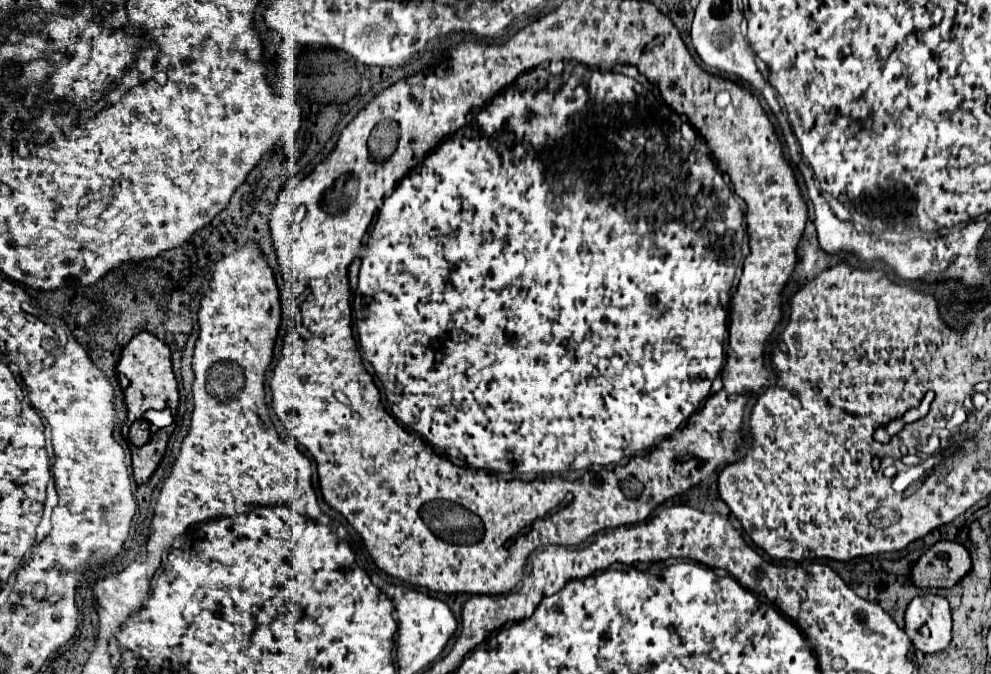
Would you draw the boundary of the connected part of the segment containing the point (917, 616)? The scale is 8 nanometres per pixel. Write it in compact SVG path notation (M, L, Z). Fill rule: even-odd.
M923 594L923 596L915 596L911 600L911 604L907 606L907 612L905 612L905 630L909 632L911 640L913 640L913 646L925 654L937 654L937 652L943 652L949 644L951 644L951 606L947 602L945 596L939 596L939 594ZM921 624L927 624L929 630L931 630L931 636L929 638L923 638L917 630Z

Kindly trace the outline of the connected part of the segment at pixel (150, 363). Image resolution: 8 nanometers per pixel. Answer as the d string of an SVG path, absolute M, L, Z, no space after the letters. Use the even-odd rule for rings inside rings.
M139 332L131 338L131 342L121 352L121 360L117 364L117 376L119 376L121 388L125 392L129 424L143 418L147 410L177 408L177 404L179 404L177 380L175 380L175 374L171 368L171 350L155 334Z

